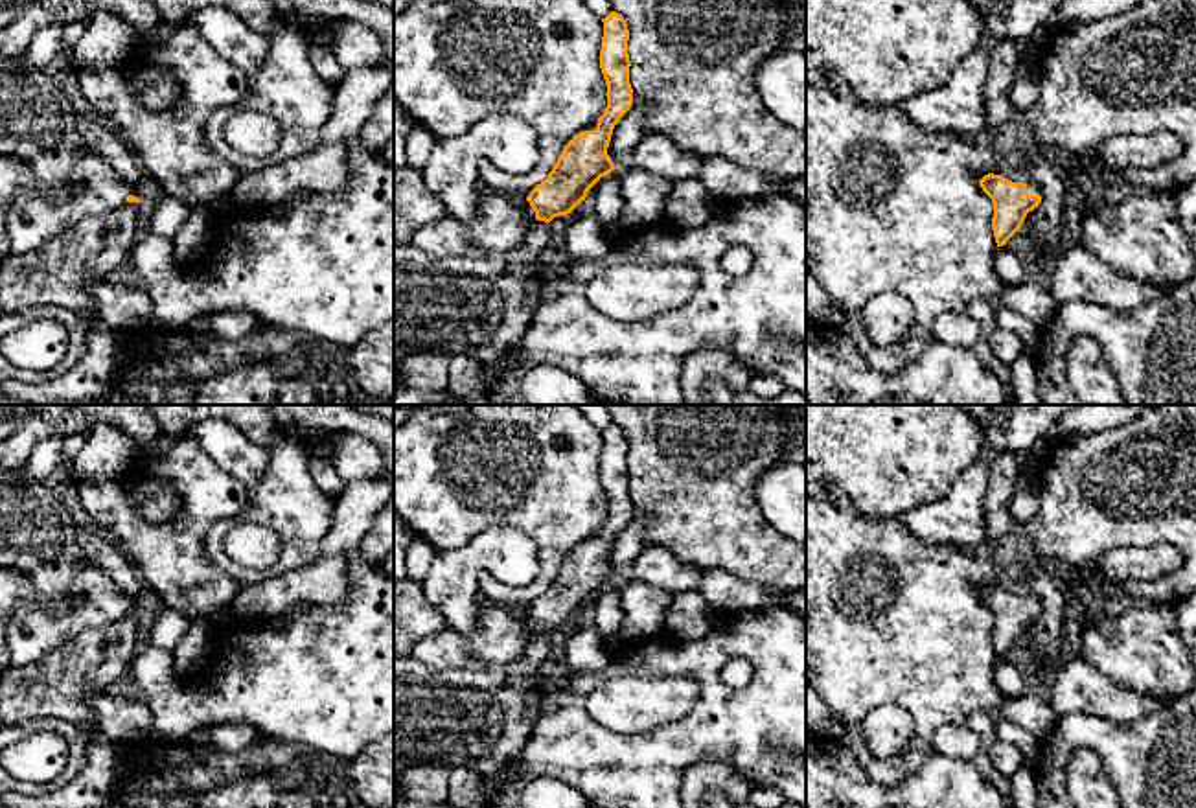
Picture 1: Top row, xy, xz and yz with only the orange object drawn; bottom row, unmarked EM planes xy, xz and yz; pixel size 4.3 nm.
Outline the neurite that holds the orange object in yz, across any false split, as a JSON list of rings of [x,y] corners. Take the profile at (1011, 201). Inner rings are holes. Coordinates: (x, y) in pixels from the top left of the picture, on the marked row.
[[[994,173],[984,175],[979,186],[994,202],[992,230],[997,247],[1003,247],[1021,228],[1027,214],[1041,202],[1041,186],[1034,180],[1012,182]]]

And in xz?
[[[611,11],[605,18],[602,18],[602,22],[604,37],[600,50],[600,68],[607,85],[607,107],[598,118],[596,129],[581,131],[572,136],[572,140],[563,147],[548,177],[530,191],[530,195],[526,197],[526,204],[515,206],[502,193],[484,188],[478,199],[478,219],[460,221],[456,217],[445,215],[436,223],[421,226],[412,236],[412,247],[436,258],[473,260],[478,256],[506,254],[523,241],[528,232],[528,225],[534,219],[550,223],[554,217],[570,214],[578,204],[585,201],[589,190],[602,177],[609,175],[615,169],[615,164],[607,155],[607,147],[615,125],[633,105],[633,88],[629,83],[631,61],[627,53],[629,29],[624,17],[616,11]]]

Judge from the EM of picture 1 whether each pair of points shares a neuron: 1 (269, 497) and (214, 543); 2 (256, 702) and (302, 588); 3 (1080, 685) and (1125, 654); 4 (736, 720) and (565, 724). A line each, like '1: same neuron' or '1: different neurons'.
1: same neuron
2: different neurons
3: different neurons
4: same neuron

